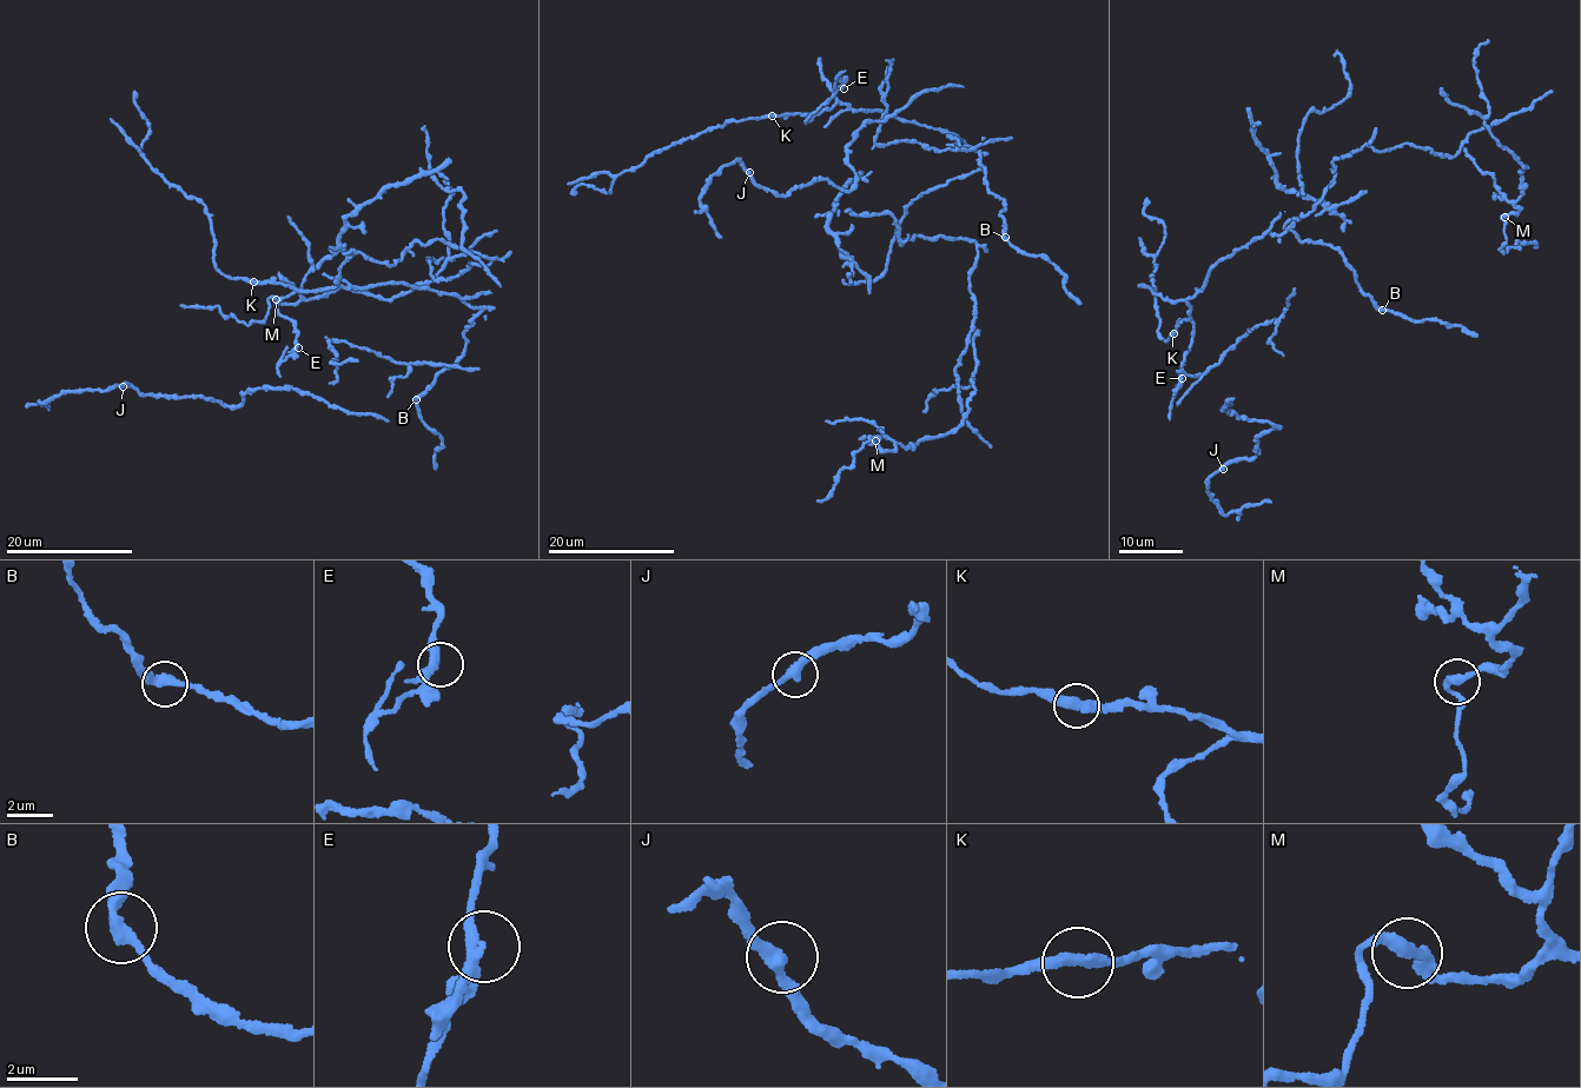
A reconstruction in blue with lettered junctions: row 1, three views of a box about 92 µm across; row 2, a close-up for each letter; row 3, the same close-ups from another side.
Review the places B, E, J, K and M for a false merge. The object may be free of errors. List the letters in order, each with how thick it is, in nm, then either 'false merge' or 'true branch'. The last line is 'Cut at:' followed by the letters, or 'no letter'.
B: calibre 320 nm; true branch
E: calibre 320 nm; true branch
J: calibre 320 nm; true branch
K: calibre 360 nm; true branch
M: calibre 320 nm; true branch
Cut at: no letter

